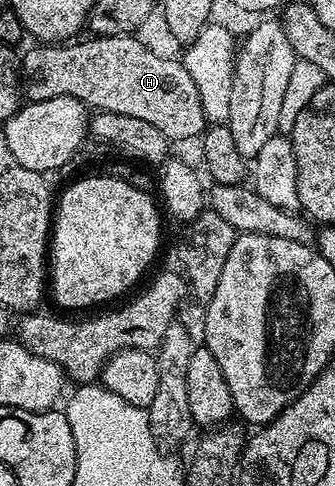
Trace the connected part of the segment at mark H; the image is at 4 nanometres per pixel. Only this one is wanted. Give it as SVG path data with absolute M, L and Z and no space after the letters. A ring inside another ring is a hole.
M132 34L106 35L104 37L88 36L85 42L81 40L69 40L63 44L36 44L33 50L28 50L22 54L20 62L20 77L22 79L22 94L27 101L37 102L38 100L54 100L54 96L74 96L74 100L83 102L85 106L93 111L118 112L120 116L135 116L138 120L146 120L146 124L154 124L162 136L166 136L173 143L184 142L187 138L199 139L206 129L206 119L202 110L202 99L198 96L198 87L194 85L194 80L190 80L190 72L186 72L183 61L179 57L167 58L164 54L155 54L144 42L139 42L139 37Z

